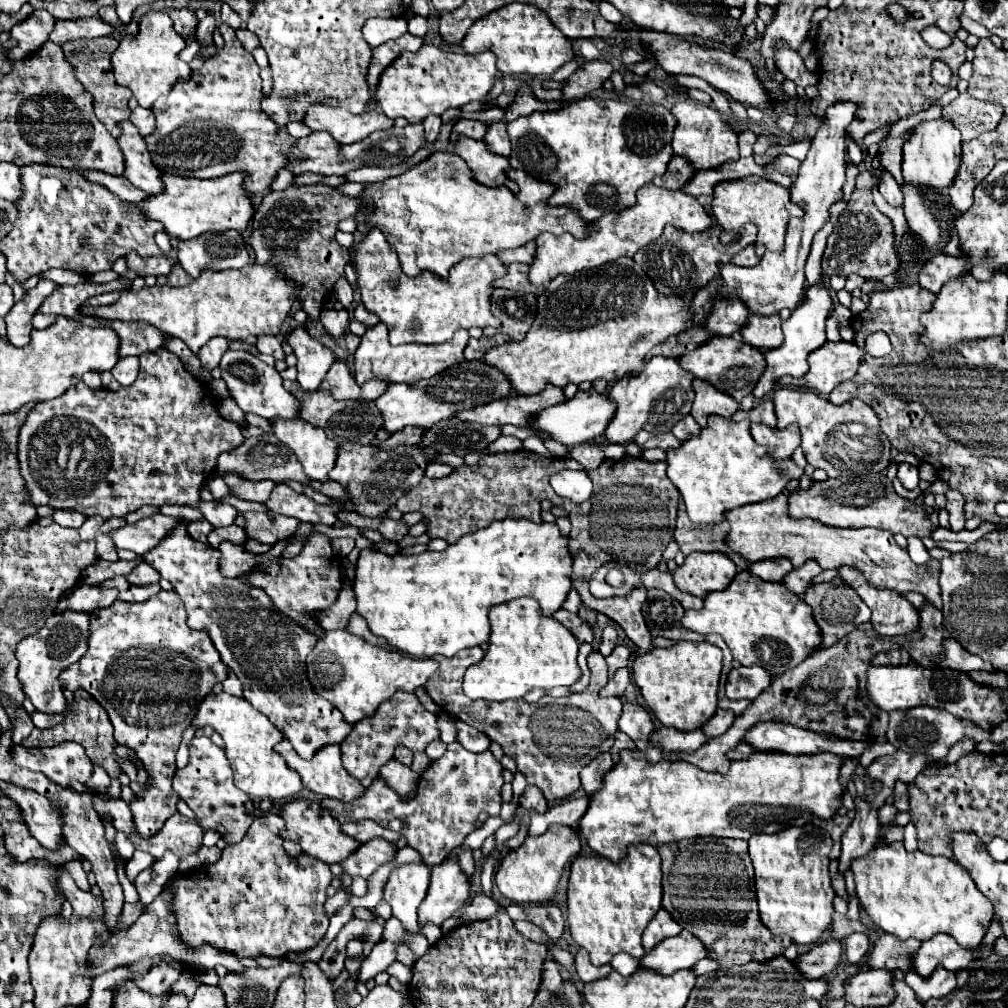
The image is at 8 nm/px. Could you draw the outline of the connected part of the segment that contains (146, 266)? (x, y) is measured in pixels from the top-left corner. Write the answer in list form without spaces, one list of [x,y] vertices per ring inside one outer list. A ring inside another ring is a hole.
[[[128,253],[126,255],[126,265],[130,271],[138,273],[138,277],[146,275],[168,275],[174,267],[174,261],[168,261],[166,257],[140,257],[138,253]]]

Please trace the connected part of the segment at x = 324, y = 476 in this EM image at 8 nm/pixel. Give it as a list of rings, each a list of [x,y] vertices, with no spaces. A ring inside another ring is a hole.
[[[298,417],[270,421],[270,425],[272,433],[294,451],[310,479],[328,481],[328,473],[336,463],[336,441],[326,437],[322,429],[308,425]]]

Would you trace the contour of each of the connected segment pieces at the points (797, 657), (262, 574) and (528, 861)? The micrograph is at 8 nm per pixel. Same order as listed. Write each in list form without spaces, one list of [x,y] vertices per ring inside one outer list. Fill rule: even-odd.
[[[740,571],[726,589],[706,593],[704,607],[700,611],[688,609],[682,625],[704,635],[722,635],[736,661],[746,667],[760,661],[760,667],[768,669],[772,677],[796,667],[822,641],[812,609],[798,595],[788,591],[784,583],[760,581],[748,571]]]
[[[306,539],[302,551],[296,557],[278,557],[266,559],[264,555],[256,555],[256,565],[246,573],[240,575],[248,587],[264,589],[274,605],[292,621],[296,621],[302,629],[316,635],[318,639],[324,637],[324,629],[314,619],[316,611],[328,609],[336,603],[342,581],[340,581],[340,557],[332,553],[328,539]]]
[[[552,825],[544,835],[538,837],[526,837],[526,841],[516,849],[510,851],[496,869],[496,885],[500,893],[518,905],[540,905],[554,897],[558,881],[562,877],[564,865],[568,859],[572,859],[576,853],[580,853],[580,837],[572,833],[572,827],[564,825]]]

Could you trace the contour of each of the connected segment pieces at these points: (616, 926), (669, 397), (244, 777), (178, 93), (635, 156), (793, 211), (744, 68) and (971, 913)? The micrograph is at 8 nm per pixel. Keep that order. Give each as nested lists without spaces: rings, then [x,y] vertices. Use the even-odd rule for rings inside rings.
[[[630,845],[628,855],[620,863],[612,863],[600,855],[578,855],[570,869],[568,883],[568,929],[572,939],[590,953],[592,965],[600,967],[612,961],[612,957],[620,951],[628,953],[634,959],[644,955],[642,933],[654,913],[660,909],[662,901],[662,871],[660,871],[660,855],[652,845]]]
[[[652,357],[644,371],[640,371],[634,377],[624,377],[624,381],[612,385],[608,399],[616,405],[616,411],[604,431],[606,443],[626,445],[640,429],[644,429],[644,425],[648,431],[668,433],[684,415],[690,413],[692,379],[694,377],[688,377],[688,373],[680,369],[676,359]]]
[[[210,693],[202,701],[194,721],[194,727],[212,727],[224,739],[224,751],[234,771],[234,785],[258,799],[288,799],[302,789],[300,775],[288,767],[286,759],[274,749],[282,739],[282,733],[264,717],[260,711],[252,709],[242,697],[232,697],[228,693]]]
[[[220,23],[218,29],[226,41],[226,47],[210,59],[210,77],[192,75],[186,81],[176,81],[170,93],[154,103],[152,113],[156,117],[156,129],[144,137],[144,143],[158,171],[162,171],[164,175],[214,179],[232,171],[242,171],[246,173],[242,187],[248,193],[260,193],[270,187],[270,181],[276,175],[276,171],[286,165],[288,153],[296,153],[298,157],[304,155],[294,147],[296,139],[284,127],[276,125],[274,121],[268,119],[268,115],[264,115],[260,106],[262,96],[260,68],[256,65],[254,57],[242,47],[242,43],[236,37],[236,31],[230,25]]]
[[[584,97],[568,103],[560,111],[536,111],[508,123],[508,135],[512,139],[510,165],[556,187],[554,195],[548,199],[550,207],[570,207],[578,211],[584,221],[596,221],[604,213],[622,211],[634,205],[636,191],[666,171],[672,157],[670,141],[674,125],[676,119],[672,119],[672,113],[664,105]]]
[[[744,177],[736,181],[722,181],[714,187],[712,197],[712,215],[716,223],[724,229],[736,235],[740,233],[742,225],[754,223],[758,227],[758,239],[754,243],[756,255],[764,255],[764,251],[780,251],[784,243],[784,229],[790,217],[800,215],[800,207],[792,205],[788,199],[788,189],[774,181],[766,181],[764,177]]]
[[[646,31],[640,35],[640,41],[650,45],[652,55],[656,55],[656,59],[658,59],[658,65],[662,65],[668,73],[700,77],[736,101],[742,101],[742,103],[758,107],[758,109],[768,107],[770,97],[768,97],[766,89],[760,85],[760,81],[756,79],[754,67],[746,59],[740,59],[734,53],[726,53],[722,49],[712,49],[712,47],[706,47],[700,43],[690,43],[686,39],[664,37],[664,33],[648,33]]]
[[[882,843],[880,847],[872,849],[866,857],[858,857],[852,861],[852,873],[856,881],[856,893],[860,899],[862,909],[872,919],[876,927],[880,927],[884,933],[890,933],[898,937],[900,941],[906,939],[920,939],[926,941],[934,937],[936,933],[948,933],[952,935],[962,947],[974,949],[980,945],[988,923],[992,921],[992,903],[978,891],[974,879],[970,873],[958,865],[954,859],[940,857],[940,855],[928,855],[922,851],[906,851],[904,843]]]

